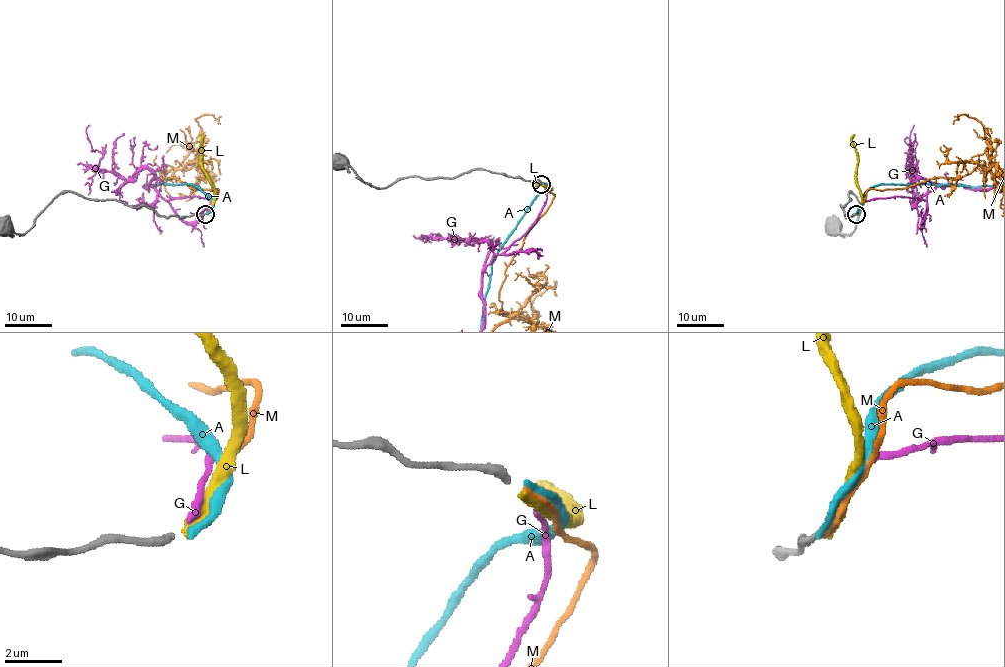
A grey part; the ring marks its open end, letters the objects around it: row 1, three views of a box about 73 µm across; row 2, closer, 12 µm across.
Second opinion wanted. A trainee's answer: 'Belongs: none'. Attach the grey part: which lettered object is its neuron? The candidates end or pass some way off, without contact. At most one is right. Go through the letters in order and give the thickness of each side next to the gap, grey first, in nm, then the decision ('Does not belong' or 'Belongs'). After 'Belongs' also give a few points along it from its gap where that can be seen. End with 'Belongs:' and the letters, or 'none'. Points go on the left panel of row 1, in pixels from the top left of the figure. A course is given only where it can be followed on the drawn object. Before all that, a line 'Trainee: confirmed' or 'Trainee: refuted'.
Trainee: confirmed
A: Thickness 280 nm (grey) against 240 nm. Does not belong
G: Thickness 280 nm (grey) against 200 nm. Does not belong
L: Thickness 280 nm (grey) against 320 nm. Does not belong
M: Thickness 280 nm (grey) against 170 nm. Does not belong
Belongs: none

